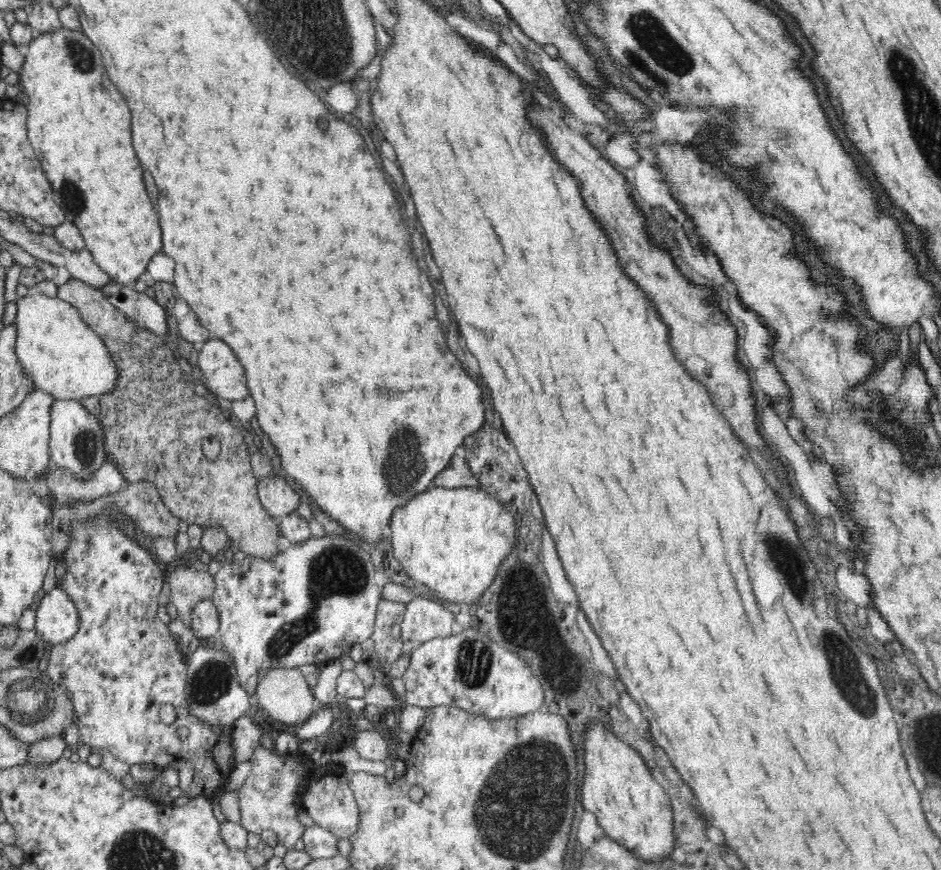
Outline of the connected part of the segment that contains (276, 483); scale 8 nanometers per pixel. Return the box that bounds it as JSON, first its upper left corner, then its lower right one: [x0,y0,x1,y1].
[257,474,300,520]

